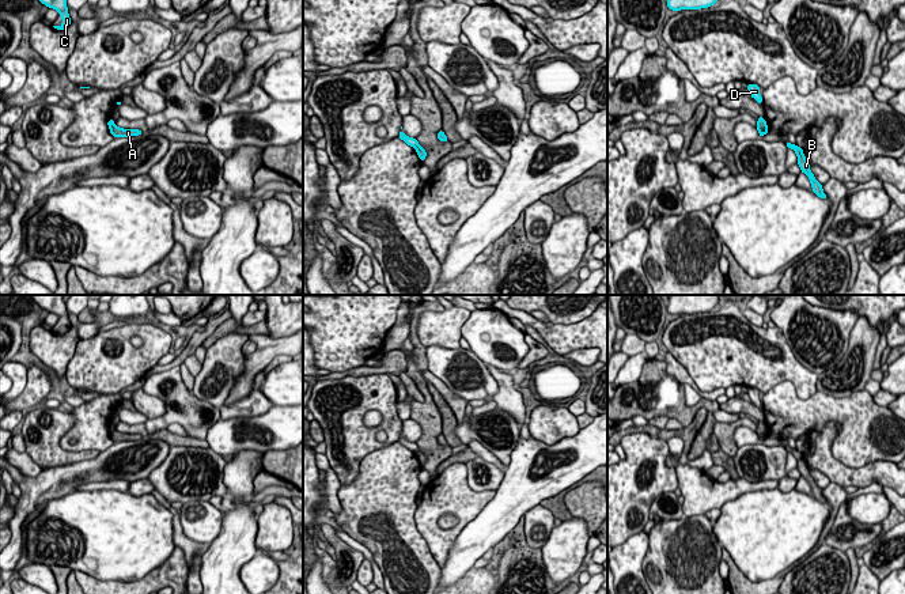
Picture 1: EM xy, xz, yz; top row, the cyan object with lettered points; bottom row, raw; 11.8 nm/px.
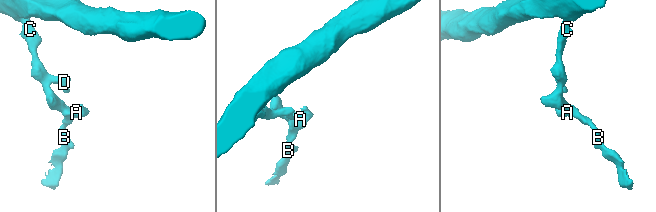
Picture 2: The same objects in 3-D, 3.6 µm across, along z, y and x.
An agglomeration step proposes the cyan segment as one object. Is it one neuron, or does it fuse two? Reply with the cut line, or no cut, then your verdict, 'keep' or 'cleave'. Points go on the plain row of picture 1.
cut in xz along (419, 449), (415, 453); cleave

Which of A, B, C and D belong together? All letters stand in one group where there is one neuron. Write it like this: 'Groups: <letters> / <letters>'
Groups: A B / C D

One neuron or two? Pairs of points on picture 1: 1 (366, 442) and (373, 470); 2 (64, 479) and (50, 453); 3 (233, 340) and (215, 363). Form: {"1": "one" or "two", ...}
{"1": "two", "2": "two", "3": "one"}

